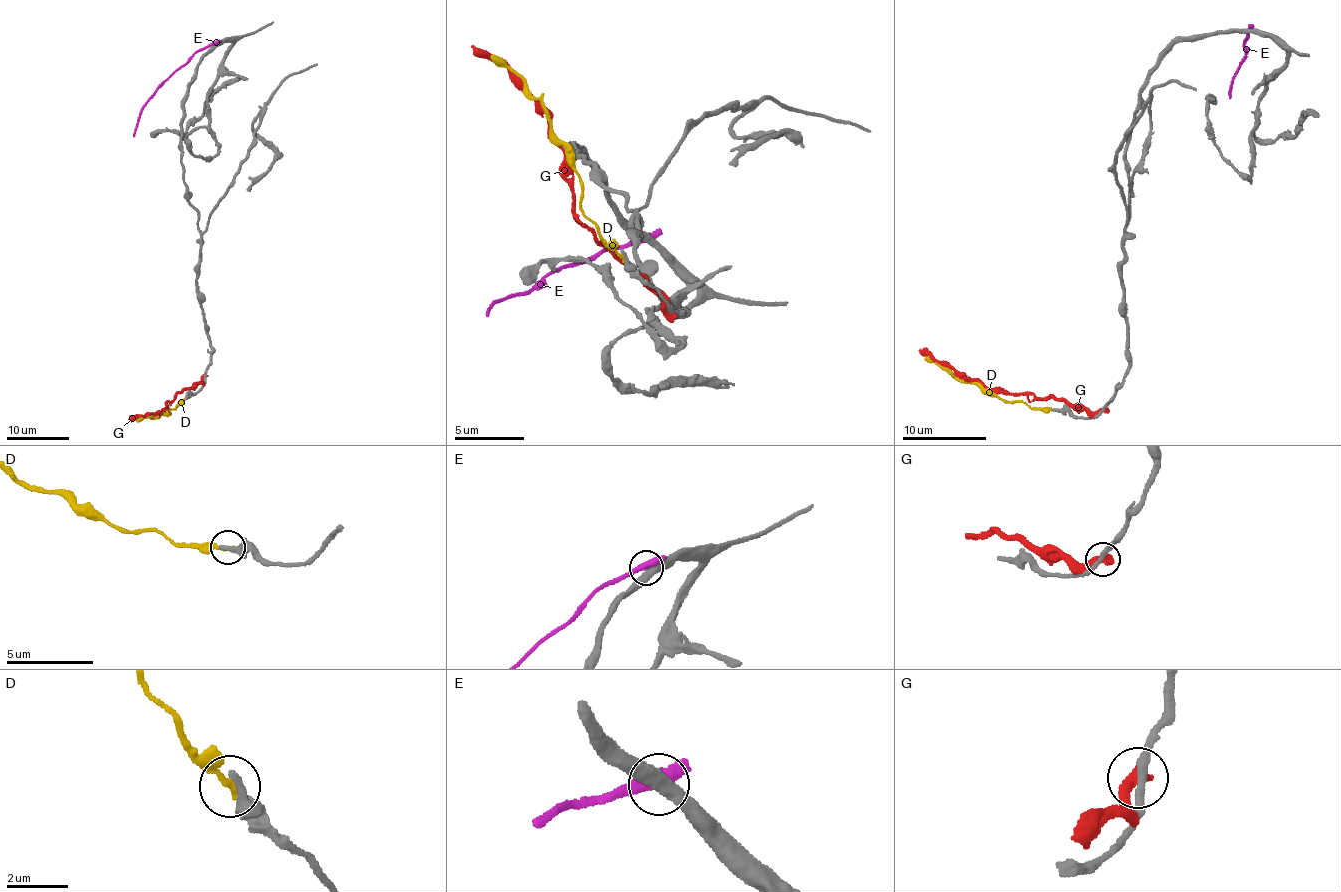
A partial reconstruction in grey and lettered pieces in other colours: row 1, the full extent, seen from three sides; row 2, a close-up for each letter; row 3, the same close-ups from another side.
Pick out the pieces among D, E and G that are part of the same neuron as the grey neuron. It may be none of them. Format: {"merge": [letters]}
{"merge": []}

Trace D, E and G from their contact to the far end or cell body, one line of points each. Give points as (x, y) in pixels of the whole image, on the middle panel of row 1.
D: (620, 256), (586, 215), (582, 182), (571, 153), (555, 135), (549, 110), (491, 54)
E: (649, 240), (618, 246), (512, 299), (497, 299), (487, 315)
G: (670, 312), (664, 300), (578, 219), (574, 178), (567, 150), (552, 133), (552, 114), (504, 65), (470, 47)

